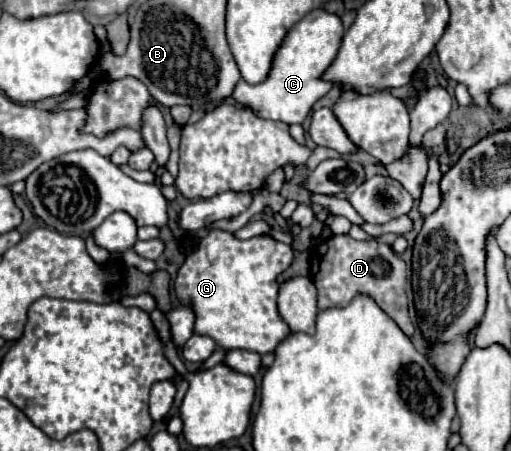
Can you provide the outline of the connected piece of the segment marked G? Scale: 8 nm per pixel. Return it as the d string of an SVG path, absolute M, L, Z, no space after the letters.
M213 229L207 237L203 237L197 245L197 249L185 259L183 267L179 269L179 275L175 279L175 293L181 303L191 303L193 311L197 315L195 319L195 333L207 335L215 339L215 343L229 351L229 349L245 349L259 355L275 351L277 343L285 339L291 331L287 323L281 319L277 311L277 275L285 271L293 261L291 245L279 243L269 235L259 235L247 241L239 241L229 231Z

